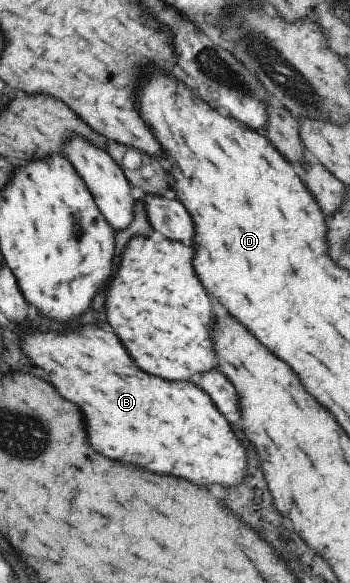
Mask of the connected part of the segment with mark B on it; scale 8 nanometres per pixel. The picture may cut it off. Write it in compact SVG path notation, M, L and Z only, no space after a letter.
M94 324L80 326L72 332L24 329L18 337L21 352L48 374L50 384L64 400L78 406L84 416L88 442L102 456L140 466L148 472L178 476L198 486L234 486L240 482L242 470L246 466L244 450L234 438L228 422L212 406L206 393L196 388L194 382L169 381L140 372L140 368L132 364L117 336Z

